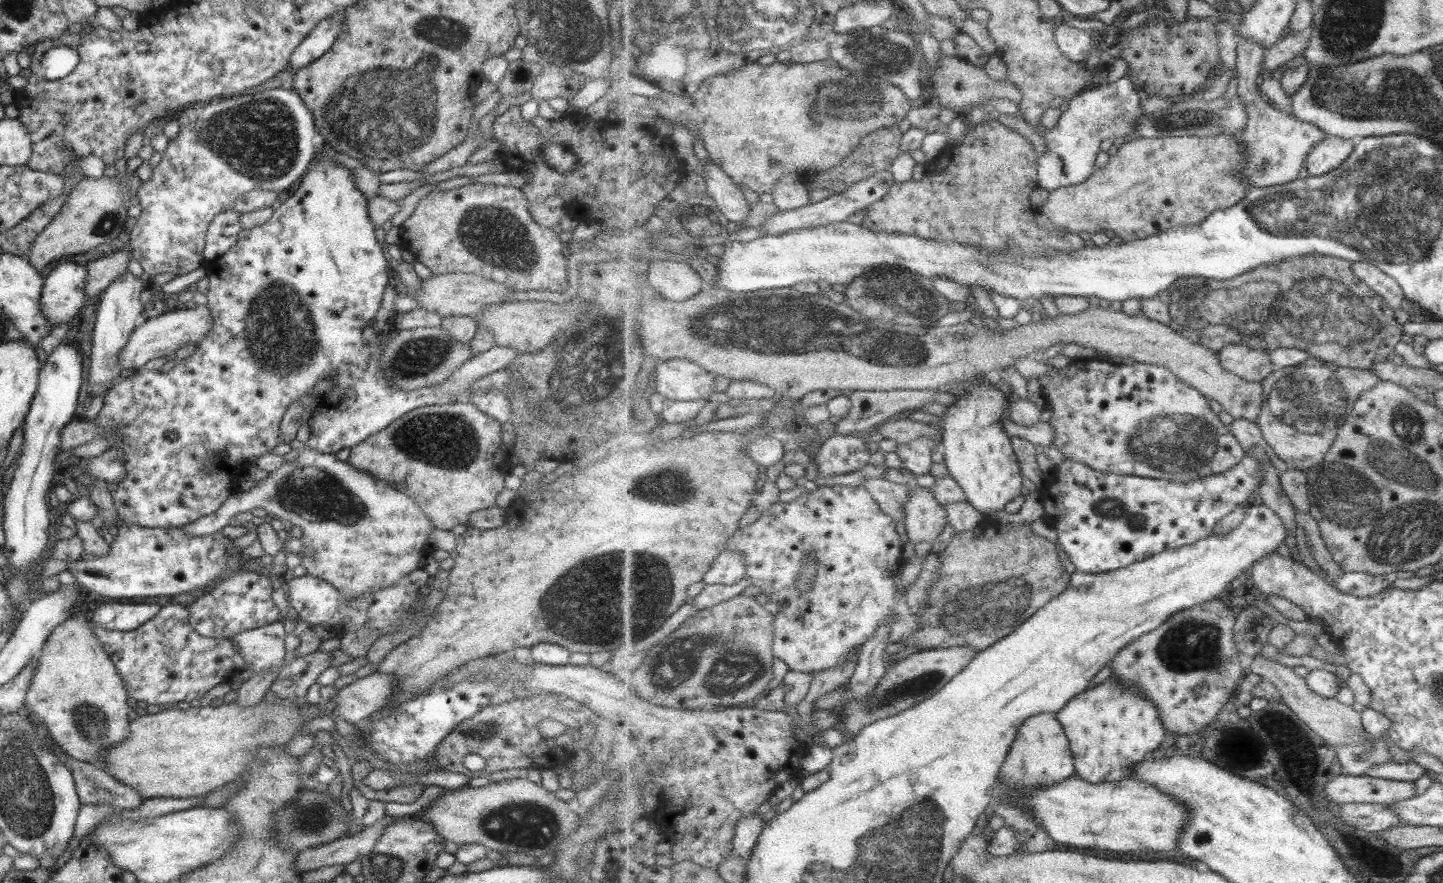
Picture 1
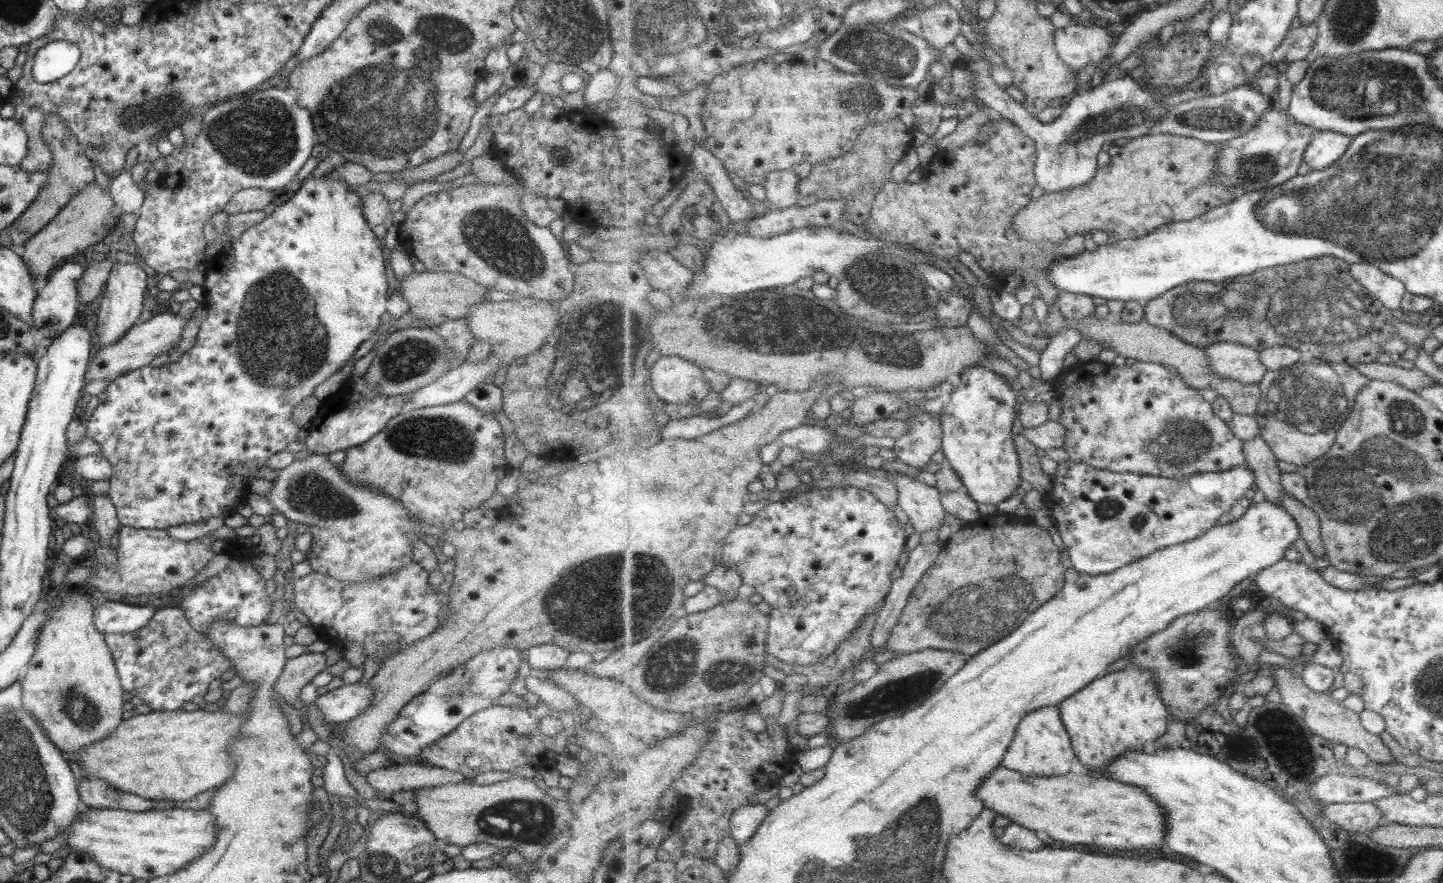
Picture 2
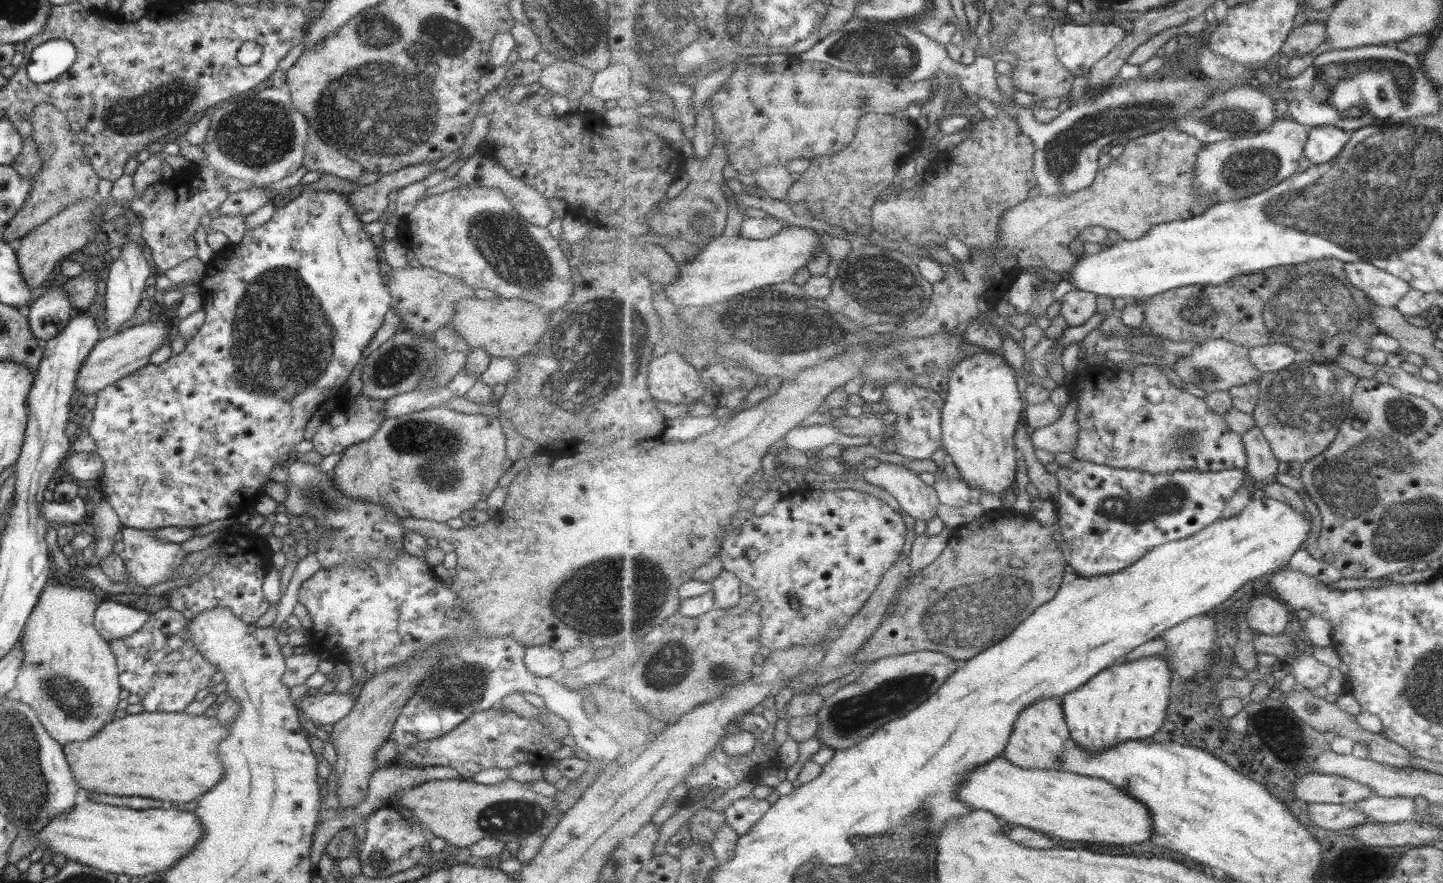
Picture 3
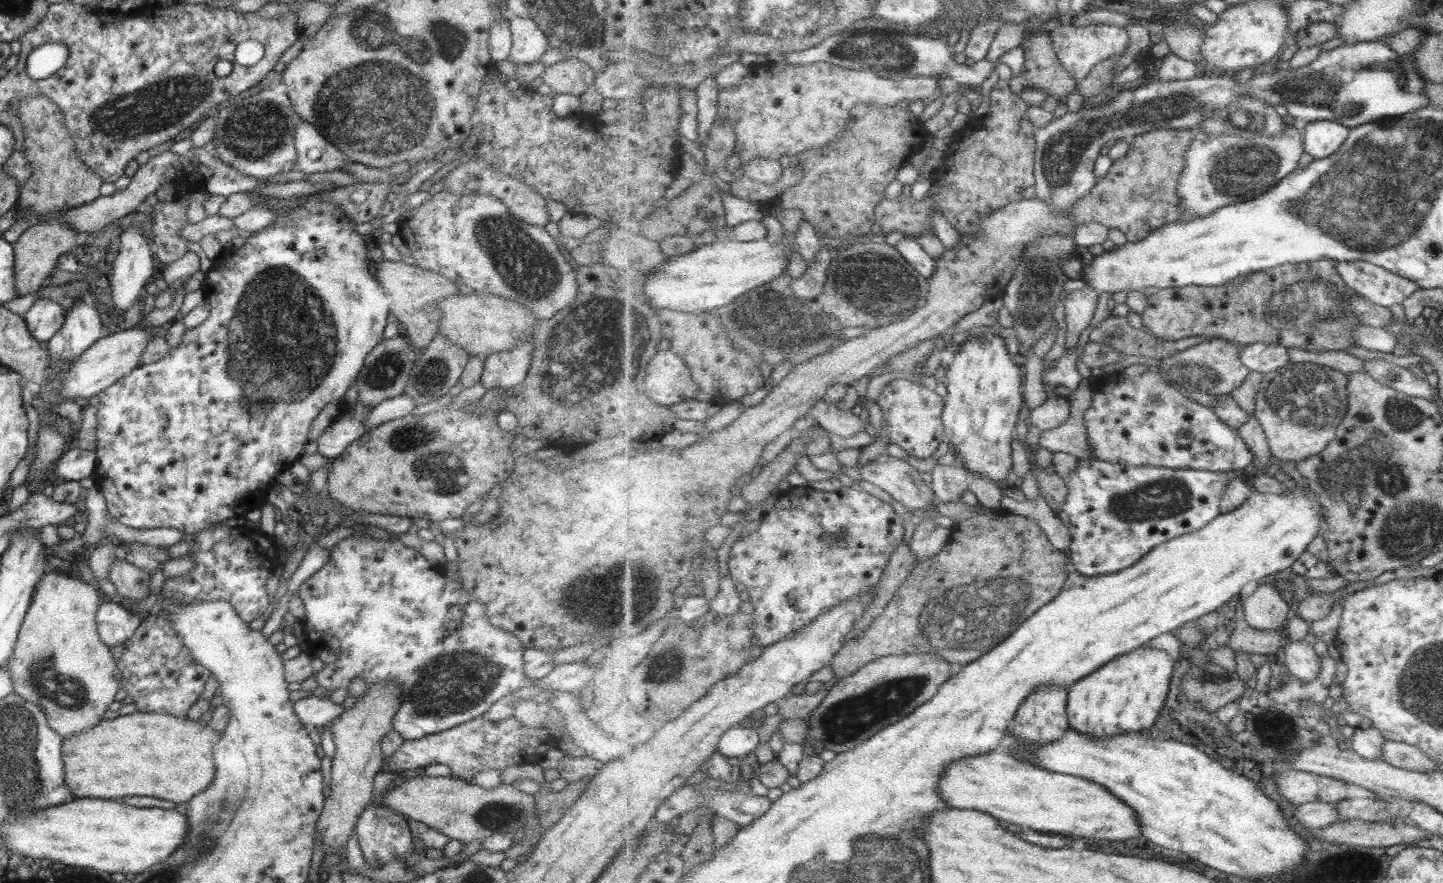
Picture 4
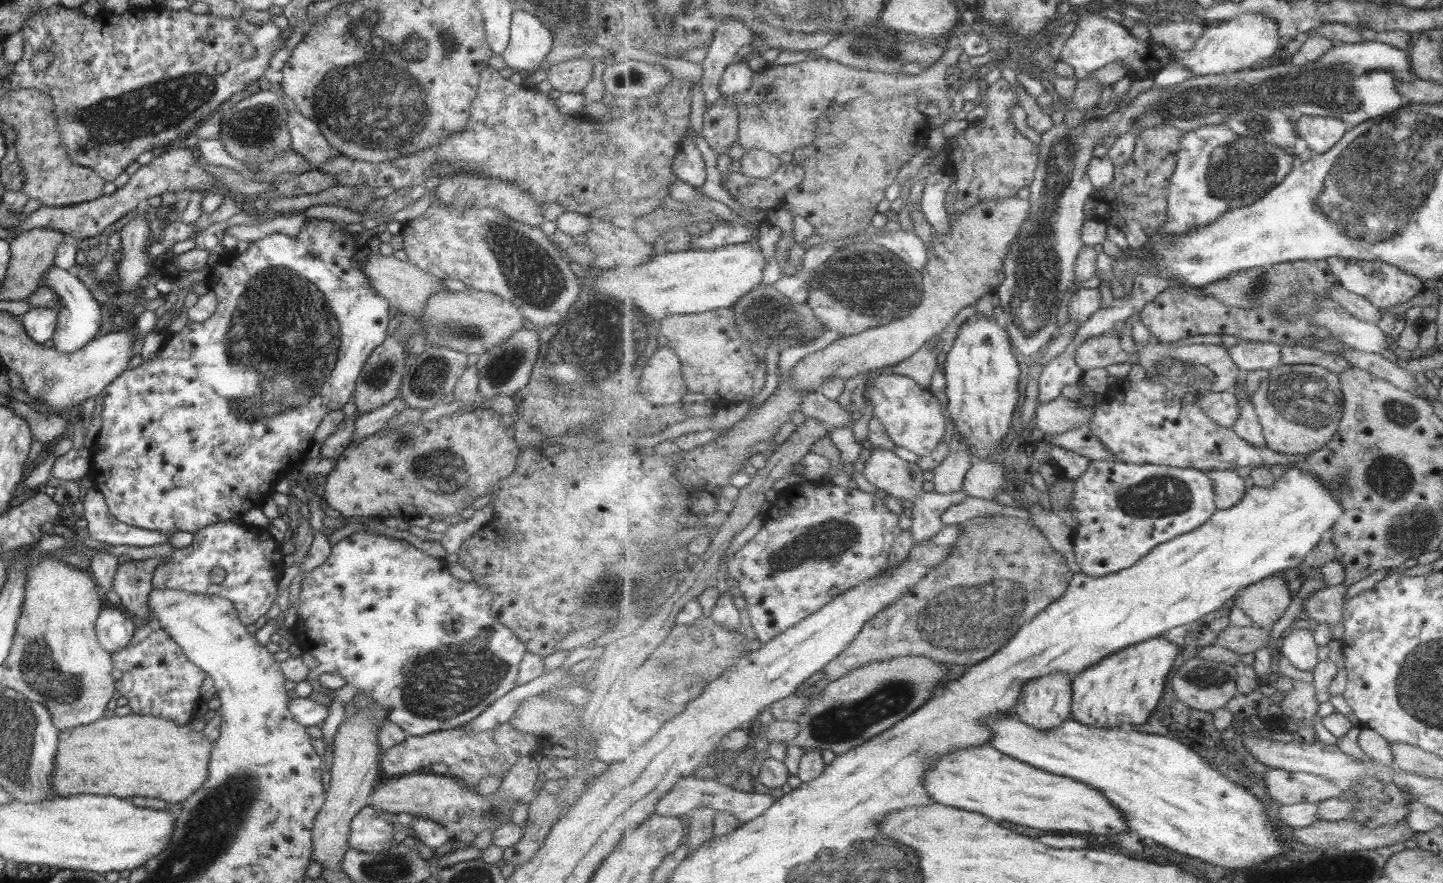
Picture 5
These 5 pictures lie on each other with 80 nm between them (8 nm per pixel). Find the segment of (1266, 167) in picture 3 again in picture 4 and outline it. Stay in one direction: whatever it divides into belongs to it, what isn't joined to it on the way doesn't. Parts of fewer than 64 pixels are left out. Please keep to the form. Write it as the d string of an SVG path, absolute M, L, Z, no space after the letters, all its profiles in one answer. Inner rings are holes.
M1290 120L1288 126L1287 132L1279 138L1244 139L1196 132L1191 149L1185 155L1185 171L1181 173L1180 187L1177 188L1182 215L1175 223L1206 217L1224 206L1247 203L1271 191L1295 172L1304 152L1304 134Z

